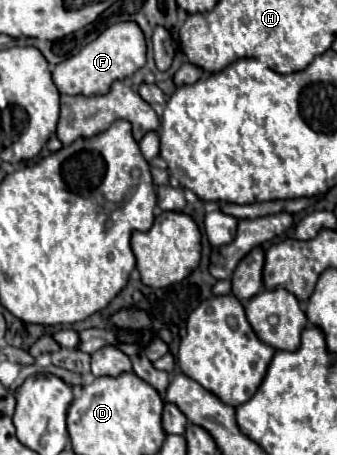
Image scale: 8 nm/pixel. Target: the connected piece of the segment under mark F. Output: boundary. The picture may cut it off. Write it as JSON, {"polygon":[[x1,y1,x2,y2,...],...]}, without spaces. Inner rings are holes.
{"polygon":[[117,22,103,30,93,42,82,47,79,52,65,58,53,70,53,82,61,94,103,94,115,80,125,80,133,72,145,66,145,36,137,22]]}

